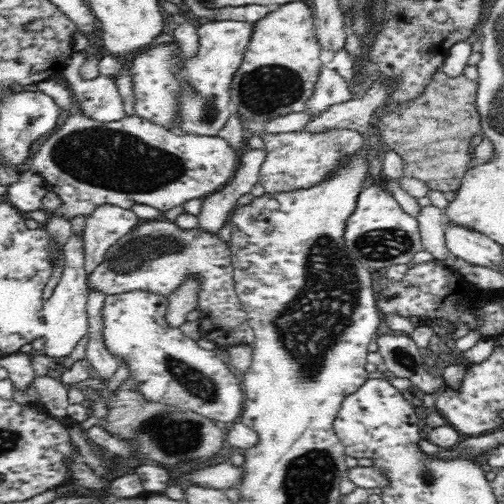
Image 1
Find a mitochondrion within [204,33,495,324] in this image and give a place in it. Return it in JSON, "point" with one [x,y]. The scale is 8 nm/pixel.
{"point":[273,87]}

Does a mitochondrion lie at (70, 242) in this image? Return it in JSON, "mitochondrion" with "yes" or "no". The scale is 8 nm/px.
{"mitochondrion":"no"}

